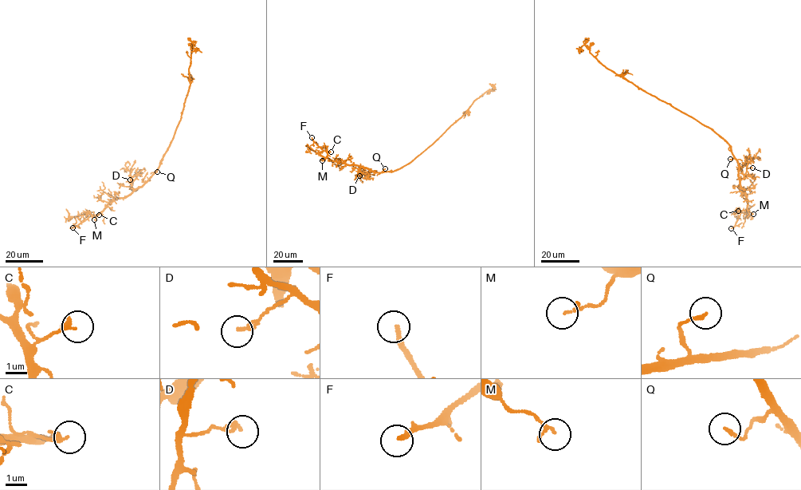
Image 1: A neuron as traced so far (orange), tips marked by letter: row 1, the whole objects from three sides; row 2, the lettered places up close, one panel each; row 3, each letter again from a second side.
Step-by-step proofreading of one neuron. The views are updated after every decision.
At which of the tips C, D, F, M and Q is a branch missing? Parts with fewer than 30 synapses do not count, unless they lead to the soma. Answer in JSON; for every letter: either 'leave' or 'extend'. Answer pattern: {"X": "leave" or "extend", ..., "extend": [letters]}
{"C": "leave", "D": "leave", "F": "extend", "M": "leave", "Q": "leave", "extend": ["F"]}

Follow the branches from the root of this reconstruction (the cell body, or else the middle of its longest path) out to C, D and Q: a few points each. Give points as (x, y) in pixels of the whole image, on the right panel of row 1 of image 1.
C: (706, 127), (728, 144), (739, 166), (740, 184), (746, 190), (747, 203), (745, 209), (738, 211)
D: (706, 127), (728, 144), (740, 168), (740, 179), (744, 176), (747, 168), (752, 167)
Q: (706, 127), (728, 144), (733, 156), (730, 159)

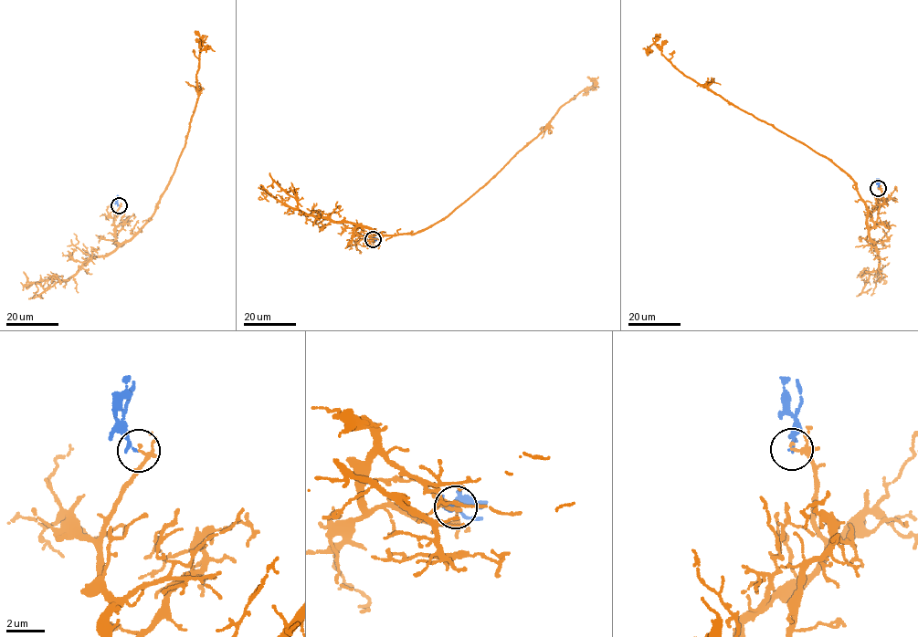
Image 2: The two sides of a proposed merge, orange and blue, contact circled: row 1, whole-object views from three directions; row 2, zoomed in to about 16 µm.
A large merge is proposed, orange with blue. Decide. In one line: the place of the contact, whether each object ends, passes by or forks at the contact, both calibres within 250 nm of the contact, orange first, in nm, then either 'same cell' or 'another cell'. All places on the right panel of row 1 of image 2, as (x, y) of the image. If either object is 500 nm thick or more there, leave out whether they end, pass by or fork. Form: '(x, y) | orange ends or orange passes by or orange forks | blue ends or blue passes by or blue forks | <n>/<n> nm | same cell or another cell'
(878, 188) | orange forks | blue ends | 110/160 nm | another cell

